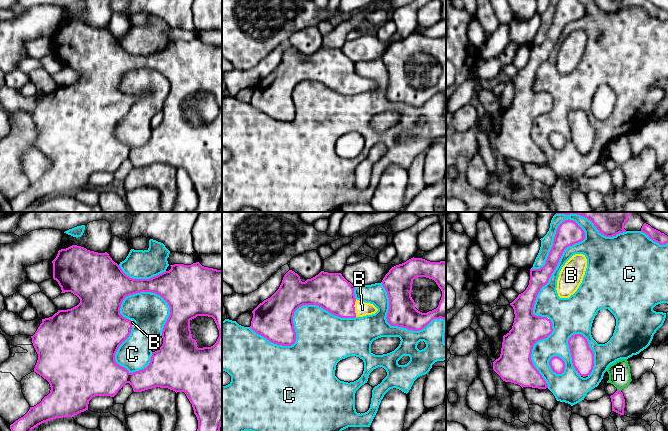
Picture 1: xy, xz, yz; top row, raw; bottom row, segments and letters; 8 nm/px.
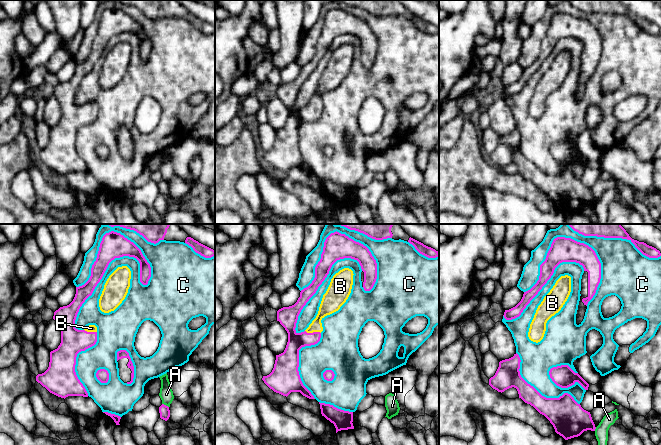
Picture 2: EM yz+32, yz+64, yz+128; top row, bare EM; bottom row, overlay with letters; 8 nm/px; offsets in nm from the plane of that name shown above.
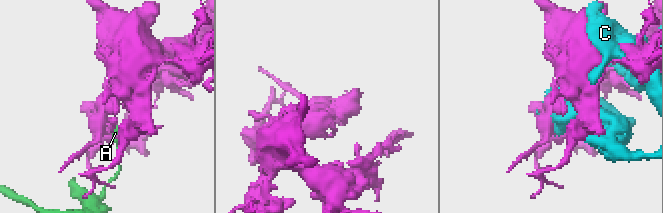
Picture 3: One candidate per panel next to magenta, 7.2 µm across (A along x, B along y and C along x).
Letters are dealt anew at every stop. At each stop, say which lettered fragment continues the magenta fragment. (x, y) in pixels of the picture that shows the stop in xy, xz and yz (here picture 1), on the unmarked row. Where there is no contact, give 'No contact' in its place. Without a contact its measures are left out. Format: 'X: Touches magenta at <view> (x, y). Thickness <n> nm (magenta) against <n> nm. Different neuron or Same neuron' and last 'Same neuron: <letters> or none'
A: Touches magenta at yz (619, 166). Thickness 110 nm (magenta) against 180 nm. Different neuron
B: Touches magenta at xz (354, 84). Thickness 300 nm (magenta) against 110 nm. Same neuron
C: Touches magenta at xz (292, 95). Thickness 320 nm (magenta) against 380 nm. Different neuron
Same neuron: B

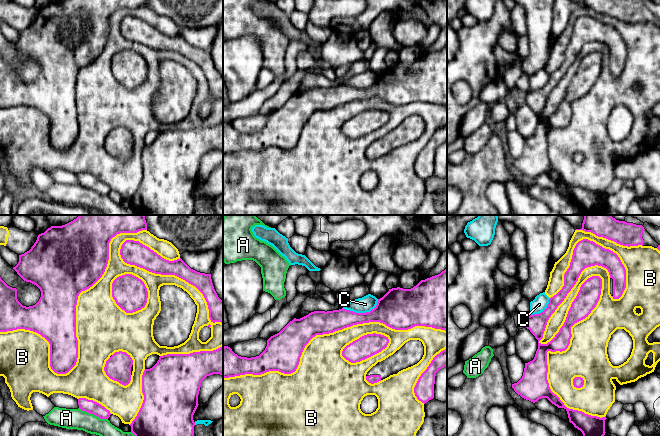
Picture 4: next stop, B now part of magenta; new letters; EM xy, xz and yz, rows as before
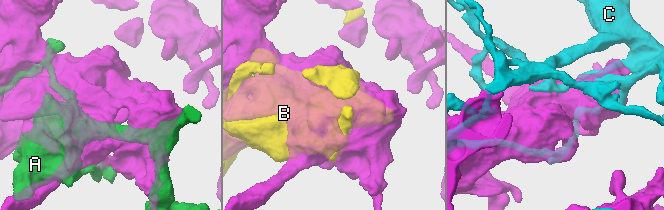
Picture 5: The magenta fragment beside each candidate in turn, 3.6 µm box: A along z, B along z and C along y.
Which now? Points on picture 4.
A: Touches magenta at xy (93, 190). Thickness 110 nm (magenta) against 180 nm. Different neuron
B: Touches magenta at yz (601, 63). Thickness 180 nm (magenta) against 260 nm. Different neuron
C: Touches magenta at xz (362, 89). Thickness 260 nm (magenta) against 130 nm. Different neuron
Same neuron: none

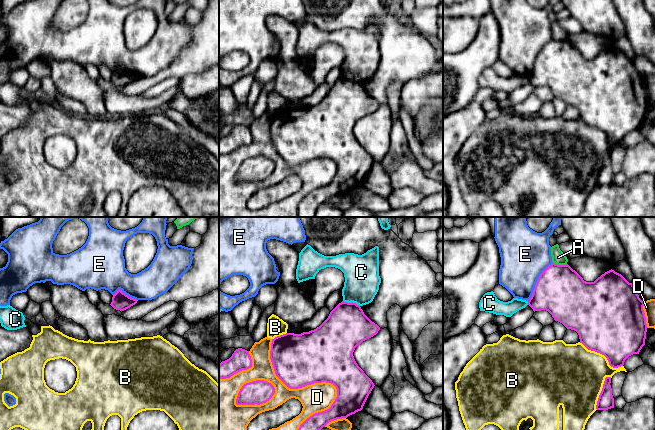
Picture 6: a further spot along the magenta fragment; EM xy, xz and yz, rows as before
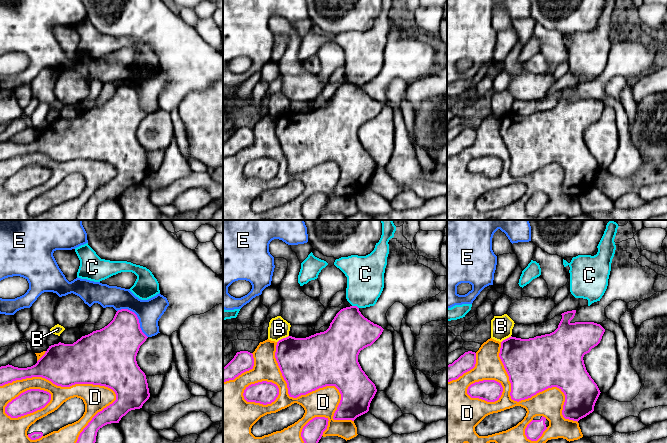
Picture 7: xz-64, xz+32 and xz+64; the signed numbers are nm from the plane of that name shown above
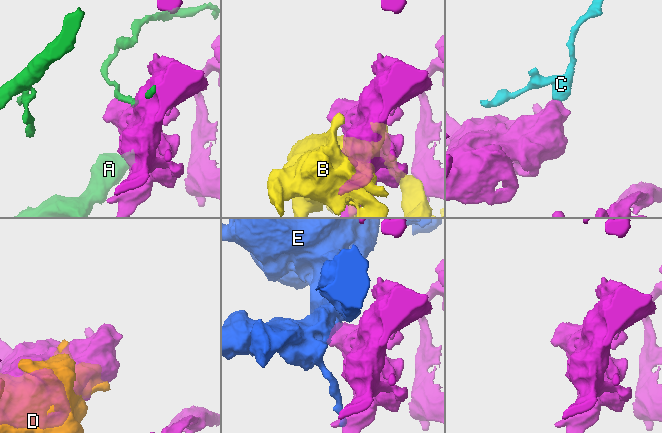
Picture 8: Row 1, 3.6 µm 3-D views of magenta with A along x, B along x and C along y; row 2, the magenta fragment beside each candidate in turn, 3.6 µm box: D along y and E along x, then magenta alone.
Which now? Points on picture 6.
A: Touches magenta at yz (560, 41). Thickness 400 nm (magenta) against 110 nm. Different neuron
B: Touches magenta at yz (602, 130). Thickness 500 nm (magenta) against 440 nm. Different neuron
C: Touches magenta at xz (351, 78). Thickness 340 nm (magenta) against 280 nm. Different neuron
D: Touches magenta at xz (320, 158). Thickness 440 nm (magenta) against 240 nm. Different neuron
E: Touches magenta at yz (536, 58). Thickness 400 nm (magenta) against 400 nm. Different neuron
Same neuron: none

